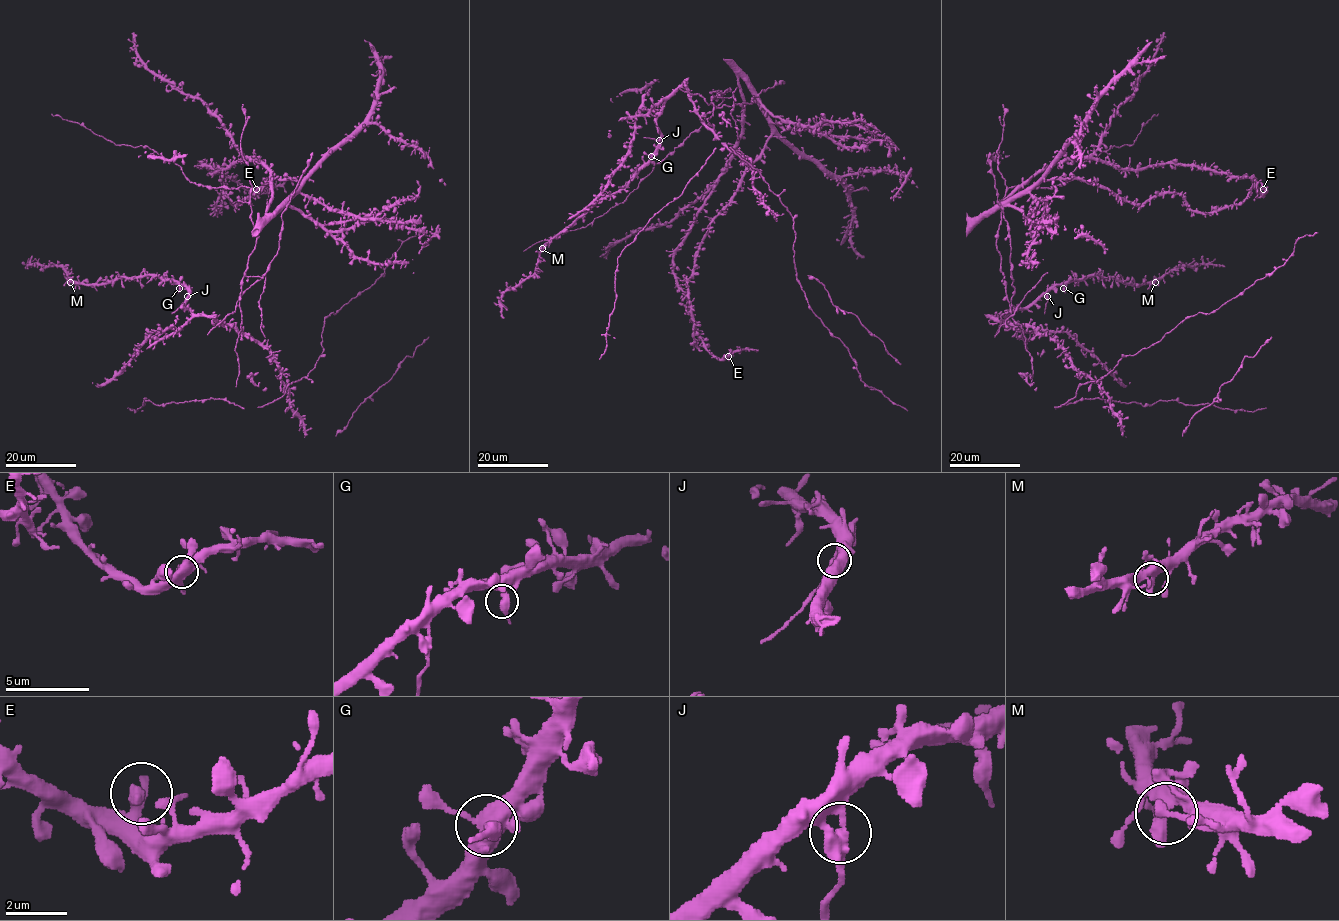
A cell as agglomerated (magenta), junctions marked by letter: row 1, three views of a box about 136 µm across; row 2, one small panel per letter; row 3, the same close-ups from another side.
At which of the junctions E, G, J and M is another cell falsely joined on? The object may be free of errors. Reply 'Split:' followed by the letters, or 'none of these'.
Split: J

